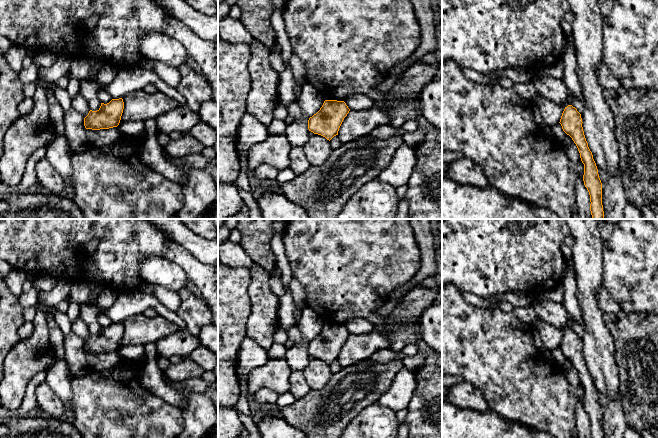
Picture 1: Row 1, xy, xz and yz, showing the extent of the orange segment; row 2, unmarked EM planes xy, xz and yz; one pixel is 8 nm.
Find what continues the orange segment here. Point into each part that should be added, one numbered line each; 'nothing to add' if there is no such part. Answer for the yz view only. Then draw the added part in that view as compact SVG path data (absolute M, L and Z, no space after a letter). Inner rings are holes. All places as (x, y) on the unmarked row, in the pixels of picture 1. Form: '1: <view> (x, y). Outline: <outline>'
1: yz (554, 313). Outline: M543 300L532 307L537 315L543 316L543 321L563 329L564 331L570 329L566 309L561 302Z

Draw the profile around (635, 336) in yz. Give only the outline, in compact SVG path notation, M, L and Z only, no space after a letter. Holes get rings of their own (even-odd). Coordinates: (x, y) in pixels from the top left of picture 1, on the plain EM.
M622 311L604 314L604 322L614 339L615 363L619 372L619 385L623 394L622 410L629 427L635 430L649 430L651 425L655 428L652 433L658 438L658 426L654 420L658 418L658 315L656 314L626 314Z

